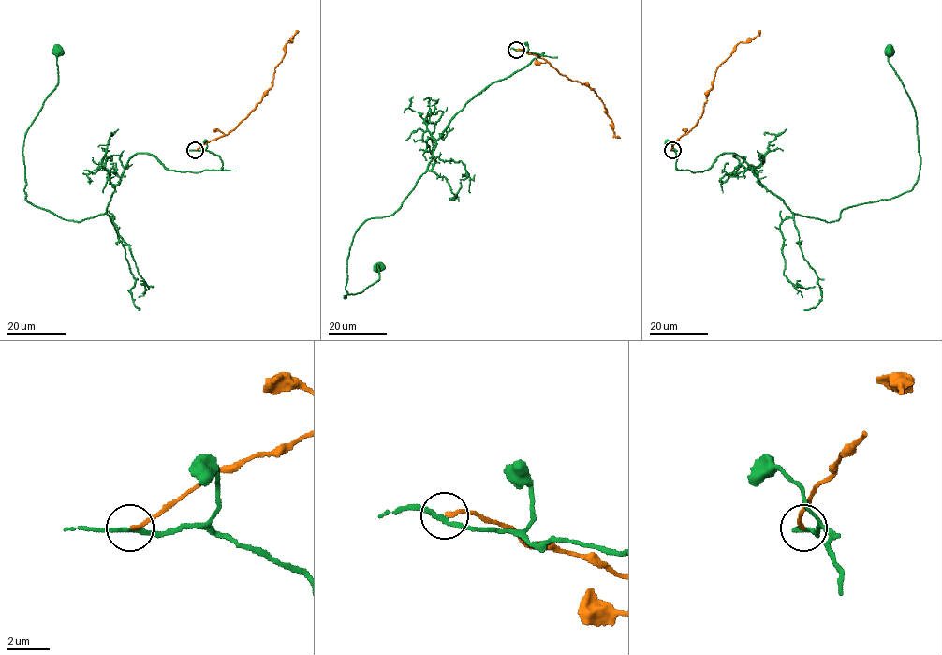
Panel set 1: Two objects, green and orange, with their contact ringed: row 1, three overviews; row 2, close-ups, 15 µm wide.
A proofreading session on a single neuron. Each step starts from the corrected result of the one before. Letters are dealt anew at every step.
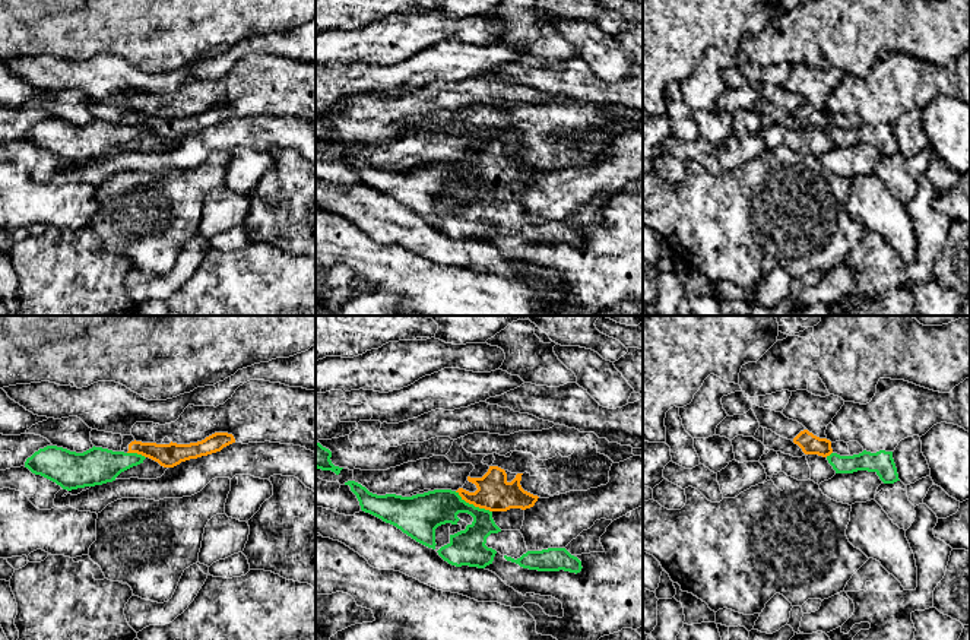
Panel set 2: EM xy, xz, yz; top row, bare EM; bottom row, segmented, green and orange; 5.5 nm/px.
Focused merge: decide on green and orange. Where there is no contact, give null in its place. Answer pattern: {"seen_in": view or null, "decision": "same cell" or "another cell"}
{"seen_in": "xz", "decision": "another cell"}

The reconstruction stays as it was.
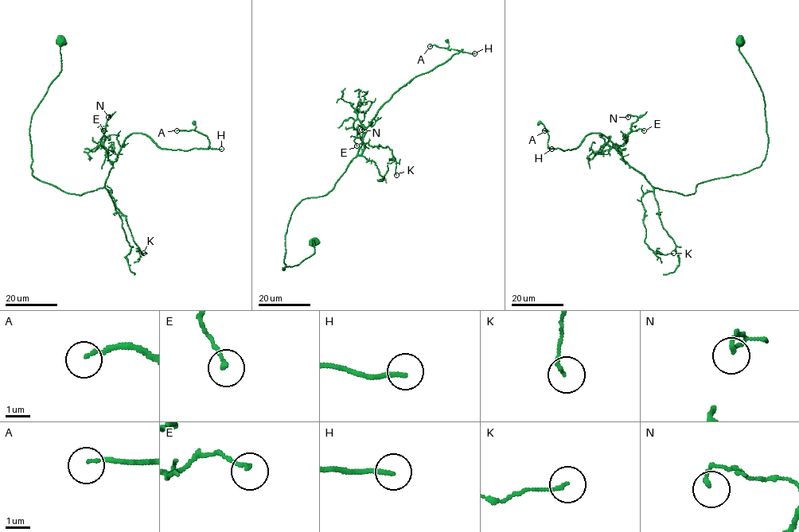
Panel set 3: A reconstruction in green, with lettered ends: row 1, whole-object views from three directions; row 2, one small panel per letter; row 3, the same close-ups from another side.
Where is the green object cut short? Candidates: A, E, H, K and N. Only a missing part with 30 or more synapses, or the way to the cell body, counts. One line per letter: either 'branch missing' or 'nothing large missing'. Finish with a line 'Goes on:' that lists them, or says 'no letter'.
A: branch missing
E: nothing large missing
H: branch missing
K: nothing large missing
N: nothing large missing
Goes on: A, H

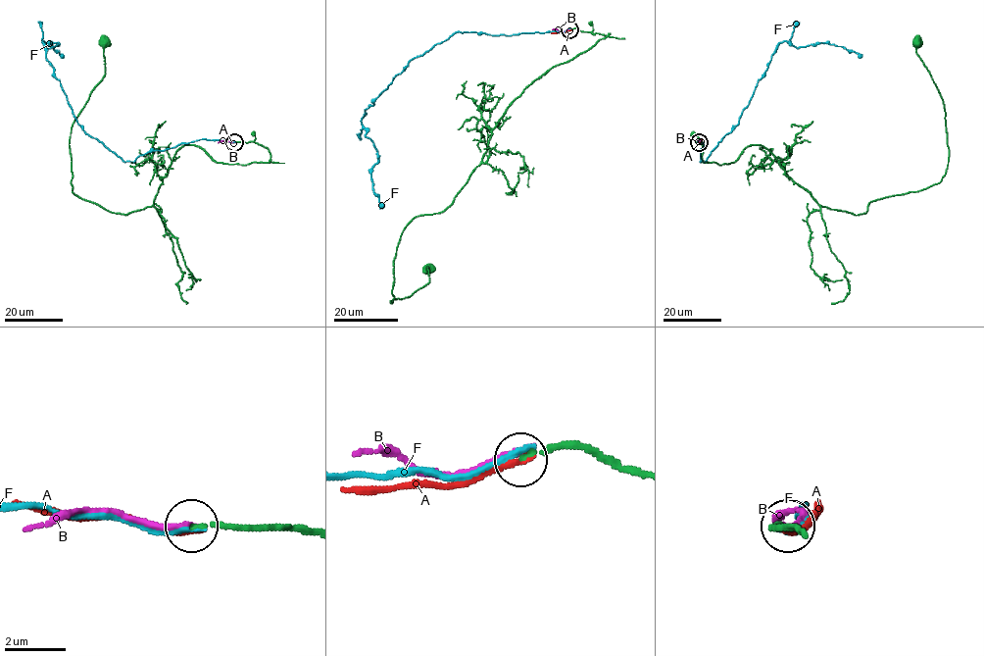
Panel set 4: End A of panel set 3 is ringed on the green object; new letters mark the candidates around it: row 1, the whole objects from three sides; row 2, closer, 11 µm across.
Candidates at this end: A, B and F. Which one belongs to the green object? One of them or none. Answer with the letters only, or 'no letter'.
no letter

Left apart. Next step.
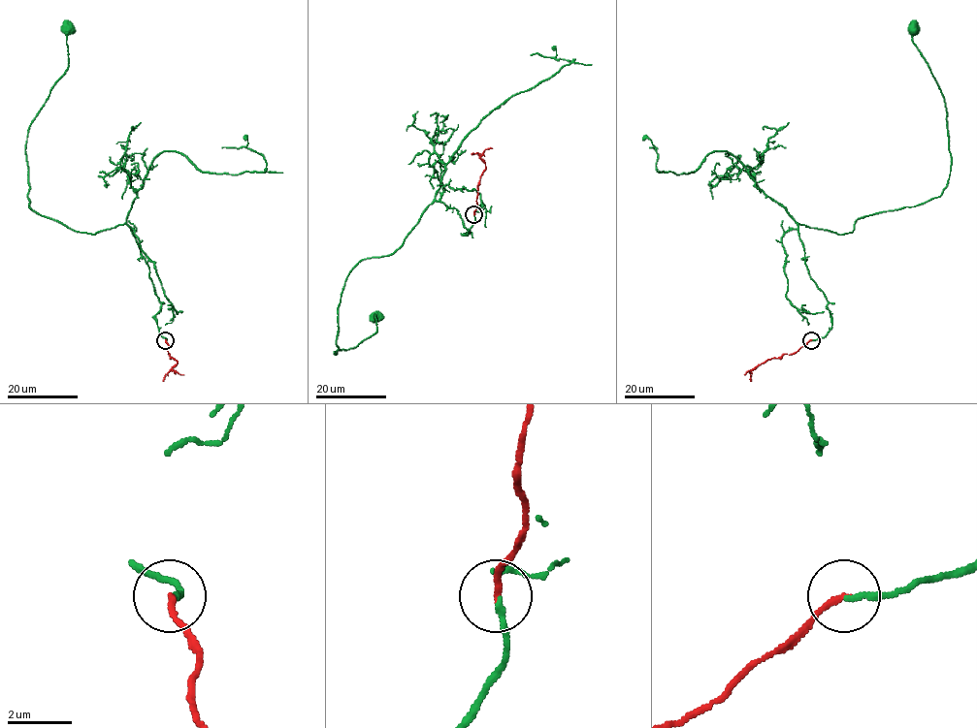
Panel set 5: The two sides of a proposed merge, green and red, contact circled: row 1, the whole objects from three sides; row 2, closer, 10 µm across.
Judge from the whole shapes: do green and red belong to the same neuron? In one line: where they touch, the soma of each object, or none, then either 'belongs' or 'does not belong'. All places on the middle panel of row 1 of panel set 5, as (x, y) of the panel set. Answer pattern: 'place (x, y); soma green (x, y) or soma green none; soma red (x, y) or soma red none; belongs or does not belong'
place (473, 214); soma green (375, 316); soma red none; belongs

